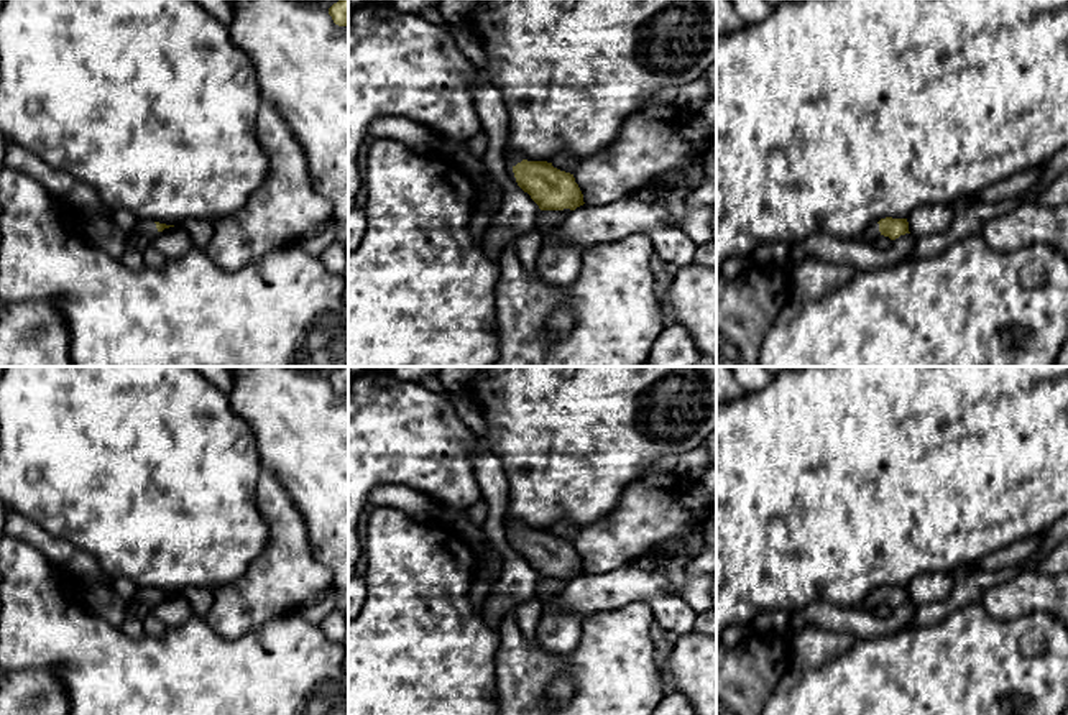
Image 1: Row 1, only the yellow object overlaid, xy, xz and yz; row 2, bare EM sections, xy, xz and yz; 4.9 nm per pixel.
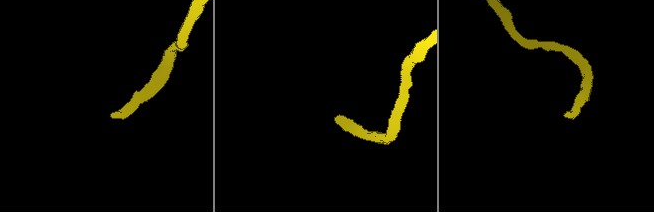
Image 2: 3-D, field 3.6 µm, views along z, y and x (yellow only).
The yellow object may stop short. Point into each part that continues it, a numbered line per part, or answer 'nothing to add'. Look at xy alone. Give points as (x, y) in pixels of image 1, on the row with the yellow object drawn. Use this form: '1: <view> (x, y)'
1: xy (145, 232)

